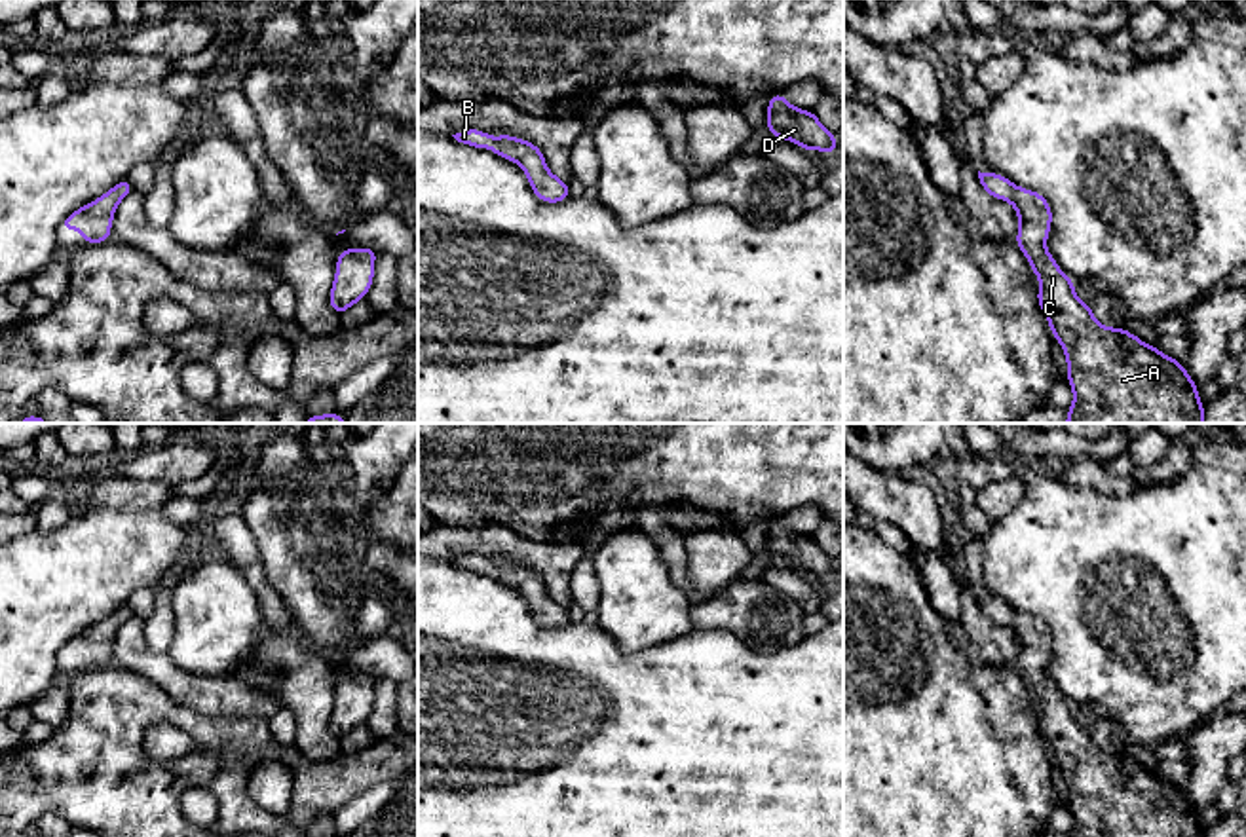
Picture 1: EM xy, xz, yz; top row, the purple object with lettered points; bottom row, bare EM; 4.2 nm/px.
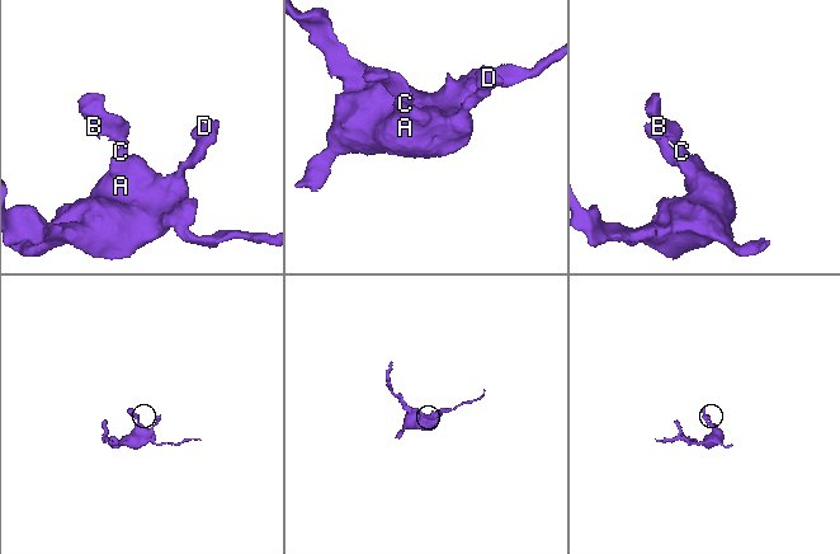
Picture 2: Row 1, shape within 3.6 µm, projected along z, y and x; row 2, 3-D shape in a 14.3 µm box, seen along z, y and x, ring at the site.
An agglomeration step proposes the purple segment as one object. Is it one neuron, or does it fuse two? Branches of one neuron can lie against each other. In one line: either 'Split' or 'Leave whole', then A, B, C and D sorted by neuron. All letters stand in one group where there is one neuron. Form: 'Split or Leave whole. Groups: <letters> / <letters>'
Leave whole. Groups: A B C D

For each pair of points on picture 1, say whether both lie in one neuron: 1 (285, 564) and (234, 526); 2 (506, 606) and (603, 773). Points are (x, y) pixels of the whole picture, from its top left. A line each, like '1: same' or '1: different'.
1: different
2: same

